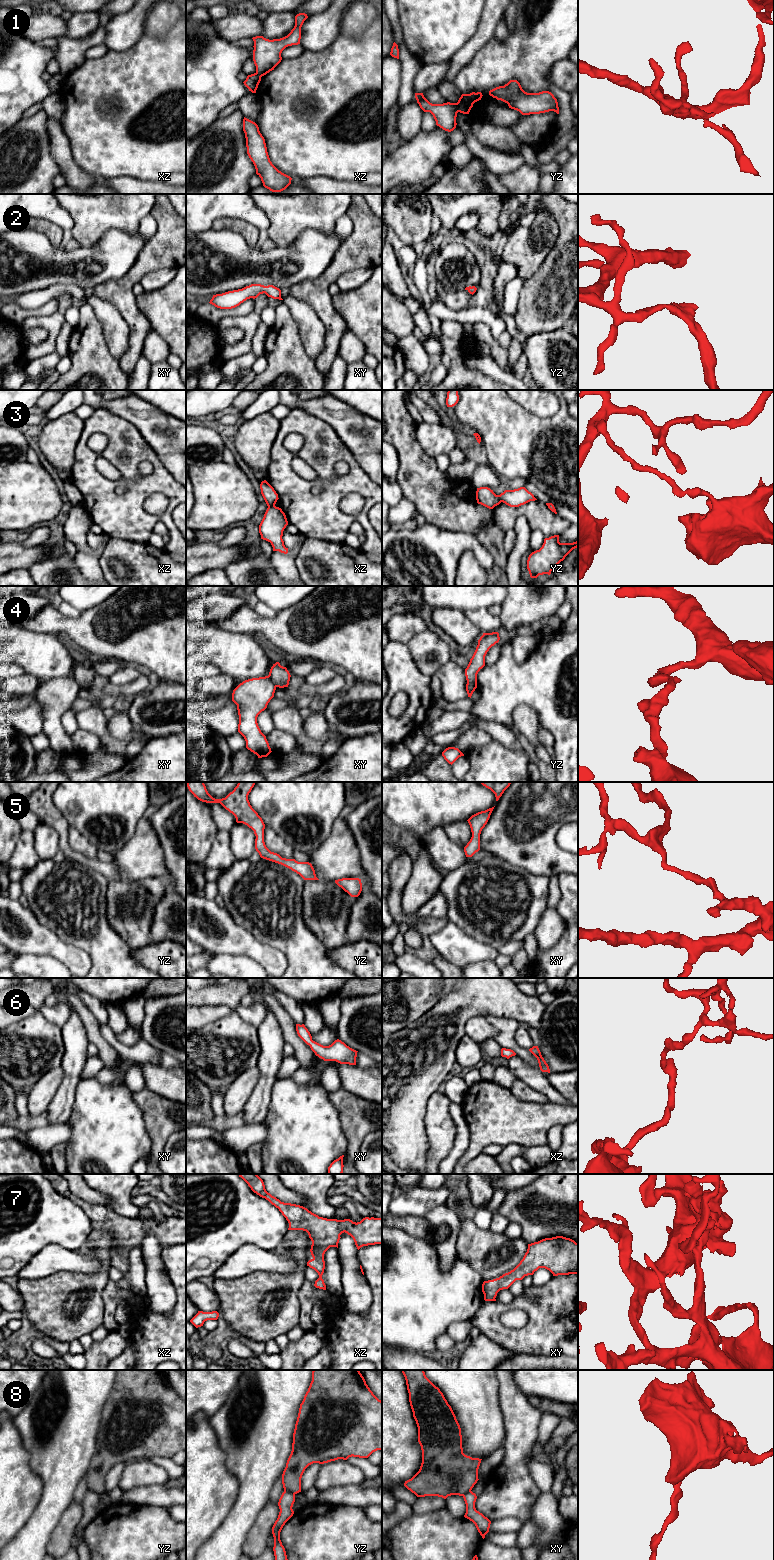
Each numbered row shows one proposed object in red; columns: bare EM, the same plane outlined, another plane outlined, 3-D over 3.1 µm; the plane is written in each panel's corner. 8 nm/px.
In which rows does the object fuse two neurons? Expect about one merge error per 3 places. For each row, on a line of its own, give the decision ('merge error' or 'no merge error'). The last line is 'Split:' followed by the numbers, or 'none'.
1: merge error
2: no merge error
3: merge error
4: no merge error
5: no merge error
6: no merge error
7: no merge error
8: merge error
Split: 1, 3, 8

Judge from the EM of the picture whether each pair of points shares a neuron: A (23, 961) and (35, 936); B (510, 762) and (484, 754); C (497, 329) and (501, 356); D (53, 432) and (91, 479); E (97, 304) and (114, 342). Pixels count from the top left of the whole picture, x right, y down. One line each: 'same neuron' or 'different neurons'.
A: different neurons
B: same neuron
C: different neurons
D: different neurons
E: same neuron

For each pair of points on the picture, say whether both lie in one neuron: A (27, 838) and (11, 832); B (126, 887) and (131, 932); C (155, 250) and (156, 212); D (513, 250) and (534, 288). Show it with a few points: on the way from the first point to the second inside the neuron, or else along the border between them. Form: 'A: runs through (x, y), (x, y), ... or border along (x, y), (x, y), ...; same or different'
A: border along (22, 830), (17, 846), (10, 857); different
B: runs through (126, 898), (131, 906), (131, 921); same
C: runs through (162, 241), (162, 221); same
D: border along (543, 260), (534, 274), (524, 281); different

